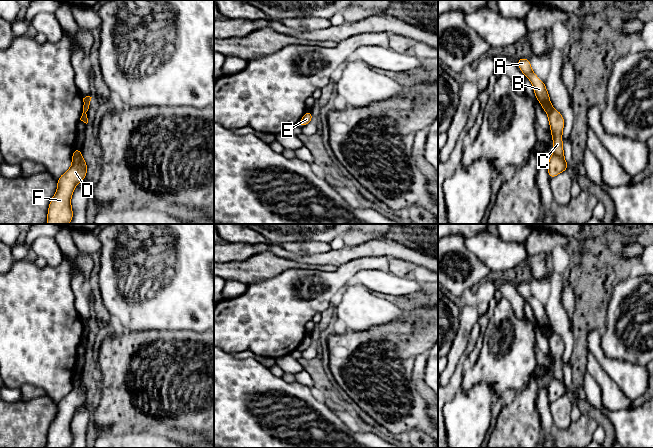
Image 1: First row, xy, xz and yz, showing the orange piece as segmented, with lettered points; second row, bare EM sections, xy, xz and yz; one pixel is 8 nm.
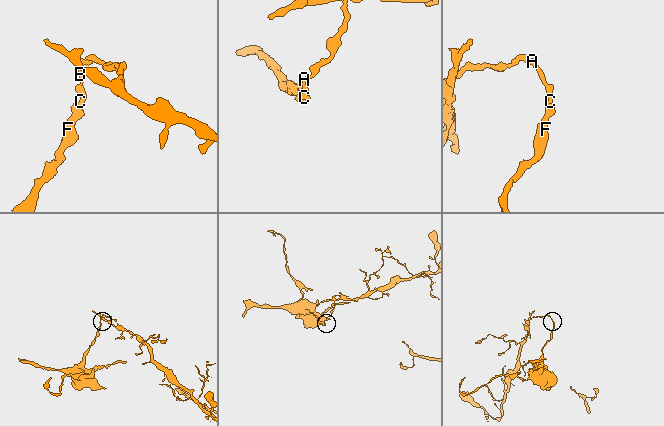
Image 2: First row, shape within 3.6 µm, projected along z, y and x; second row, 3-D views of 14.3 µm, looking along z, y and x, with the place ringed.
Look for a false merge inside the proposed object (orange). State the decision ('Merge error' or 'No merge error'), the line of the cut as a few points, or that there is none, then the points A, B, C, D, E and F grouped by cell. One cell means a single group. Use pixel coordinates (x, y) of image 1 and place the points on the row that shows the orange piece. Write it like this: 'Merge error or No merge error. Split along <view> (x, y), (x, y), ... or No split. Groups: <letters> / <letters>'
Merge error. Split along yz (553, 109), (548, 113). Groups: A B / C D E F

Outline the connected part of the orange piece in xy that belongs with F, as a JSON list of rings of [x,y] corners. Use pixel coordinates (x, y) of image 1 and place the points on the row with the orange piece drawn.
[[[74,149],[72,166],[57,179],[58,188],[48,209],[47,224],[68,224],[73,219],[71,196],[78,182],[86,178],[87,165],[81,150]]]

